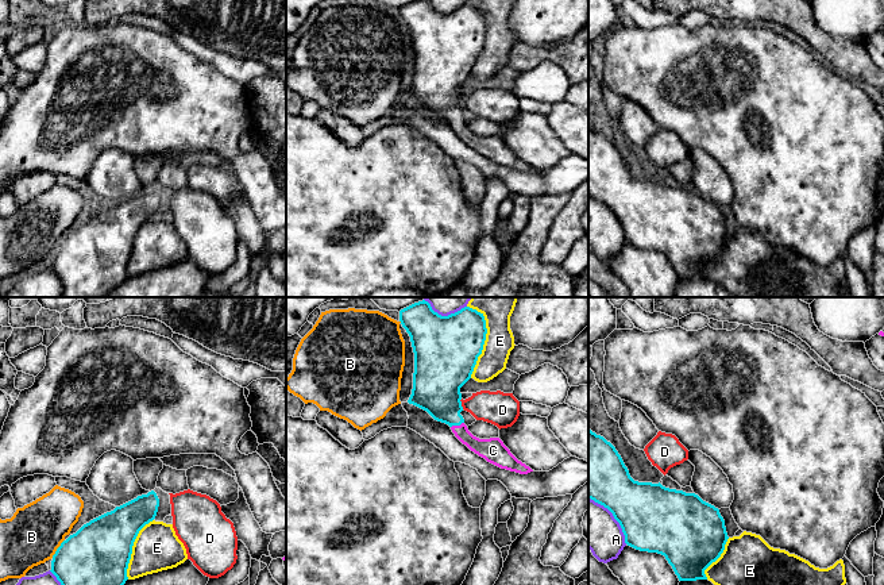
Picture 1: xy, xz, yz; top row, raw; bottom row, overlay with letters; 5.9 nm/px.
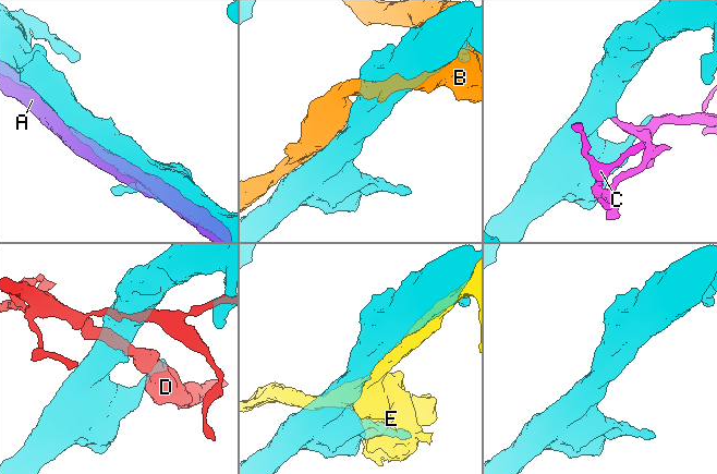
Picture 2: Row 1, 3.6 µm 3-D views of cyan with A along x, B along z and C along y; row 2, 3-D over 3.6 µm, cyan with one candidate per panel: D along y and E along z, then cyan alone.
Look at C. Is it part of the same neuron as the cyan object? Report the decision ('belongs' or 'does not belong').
belongs

